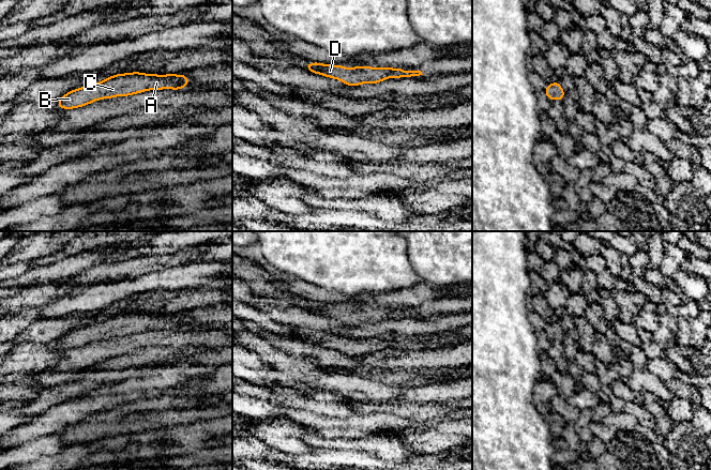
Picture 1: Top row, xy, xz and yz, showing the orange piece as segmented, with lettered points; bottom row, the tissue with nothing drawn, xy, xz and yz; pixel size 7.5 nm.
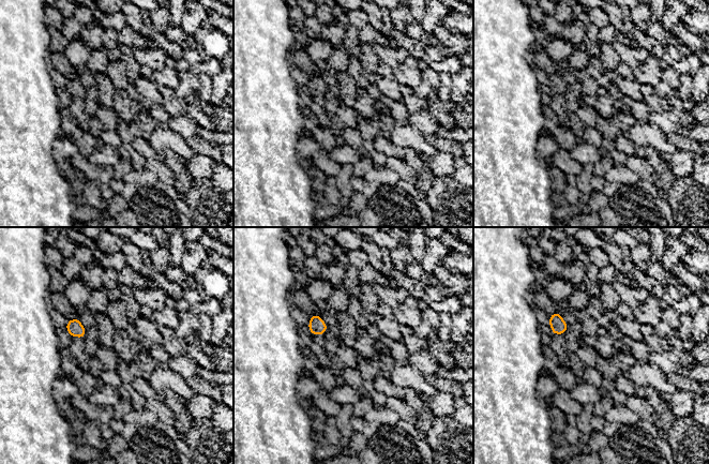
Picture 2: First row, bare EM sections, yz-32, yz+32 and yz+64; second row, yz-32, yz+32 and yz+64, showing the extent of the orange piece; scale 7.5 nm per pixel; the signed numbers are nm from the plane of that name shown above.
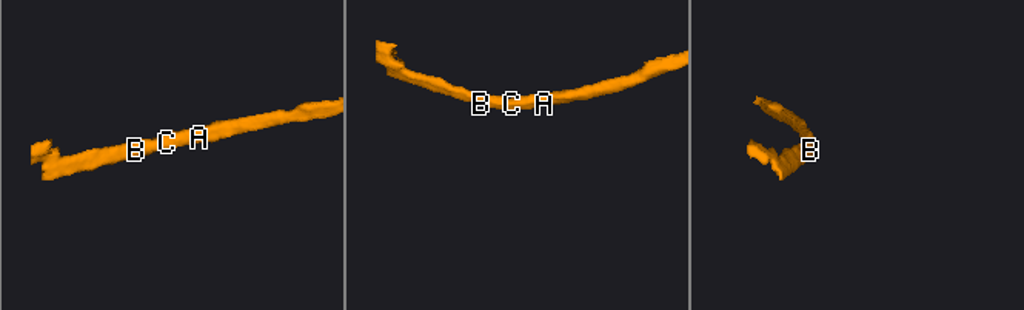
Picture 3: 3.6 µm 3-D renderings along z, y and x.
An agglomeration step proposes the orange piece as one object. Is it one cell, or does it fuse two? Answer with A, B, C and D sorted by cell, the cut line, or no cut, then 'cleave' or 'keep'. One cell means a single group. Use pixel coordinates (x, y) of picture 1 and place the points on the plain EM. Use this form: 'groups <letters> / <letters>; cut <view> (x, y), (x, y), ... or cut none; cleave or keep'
groups A B C D; cut none; keep

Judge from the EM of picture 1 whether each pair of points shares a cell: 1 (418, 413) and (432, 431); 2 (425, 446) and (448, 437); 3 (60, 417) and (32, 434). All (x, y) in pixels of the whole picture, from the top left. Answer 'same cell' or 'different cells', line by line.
1: different cells
2: same cell
3: same cell

